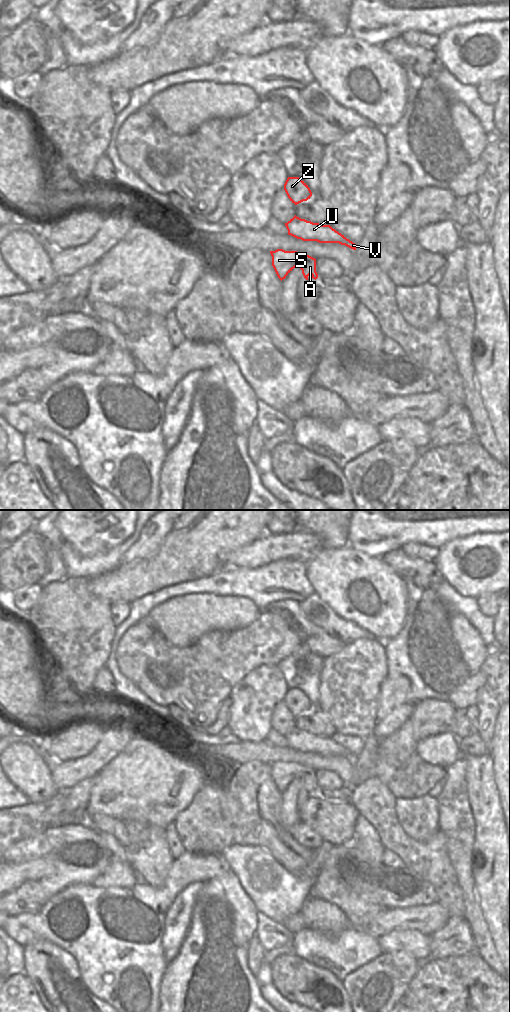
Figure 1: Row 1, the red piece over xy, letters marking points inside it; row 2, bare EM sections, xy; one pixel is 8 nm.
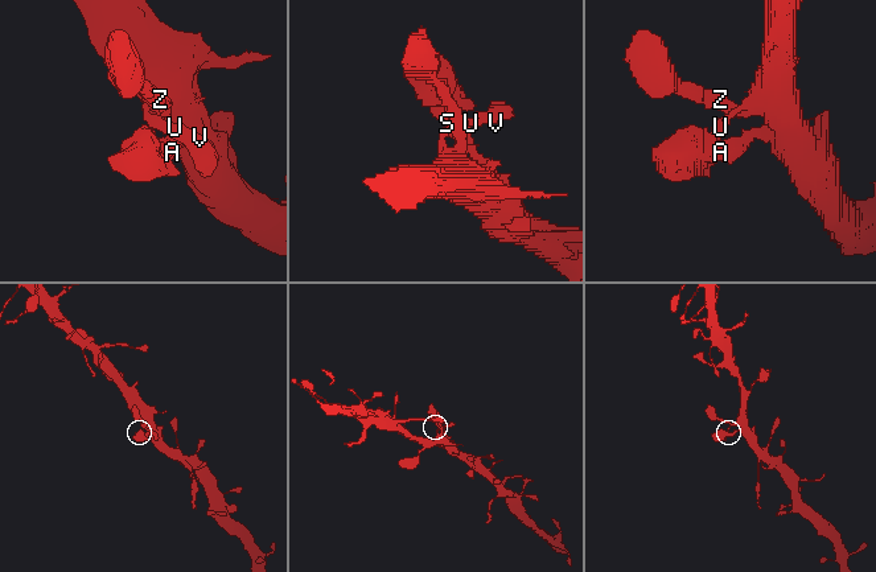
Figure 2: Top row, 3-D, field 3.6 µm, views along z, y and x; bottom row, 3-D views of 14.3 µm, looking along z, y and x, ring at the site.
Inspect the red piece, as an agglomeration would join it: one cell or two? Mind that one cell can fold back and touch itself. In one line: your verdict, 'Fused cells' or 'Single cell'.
Single cell

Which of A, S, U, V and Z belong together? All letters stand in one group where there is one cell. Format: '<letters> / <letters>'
A S U V Z

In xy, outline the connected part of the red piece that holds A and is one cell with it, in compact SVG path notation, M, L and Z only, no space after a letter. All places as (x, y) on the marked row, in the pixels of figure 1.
M283 249L270 251L270 254L272 256L272 266L281 281L295 267L299 267L302 270L302 274L306 280L308 280L310 274L313 279L316 280L318 278L315 258L297 251L285 251Z

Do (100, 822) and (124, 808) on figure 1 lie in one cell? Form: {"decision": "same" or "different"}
{"decision": "different"}

